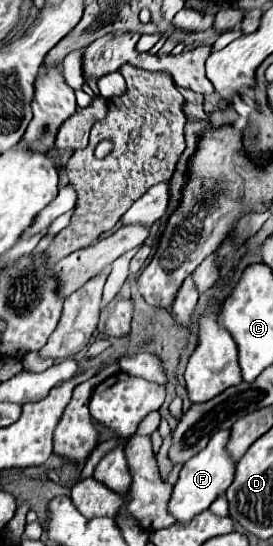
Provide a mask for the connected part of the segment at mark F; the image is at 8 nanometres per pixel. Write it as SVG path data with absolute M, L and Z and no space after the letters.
M218 430L216 434L212 434L208 446L182 466L178 482L174 484L174 490L168 502L168 512L176 518L178 524L192 522L196 514L208 510L208 506L216 500L216 496L230 486L234 478L234 460L226 452L226 442L228 442L228 430Z

